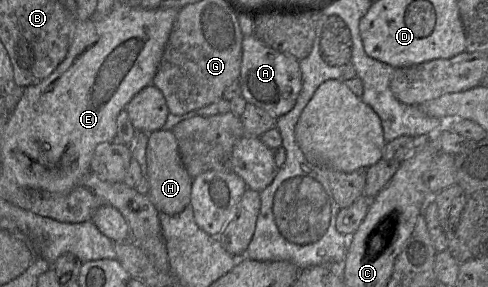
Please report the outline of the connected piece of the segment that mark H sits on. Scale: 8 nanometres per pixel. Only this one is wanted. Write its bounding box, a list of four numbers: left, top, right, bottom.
[146,129,192,216]

